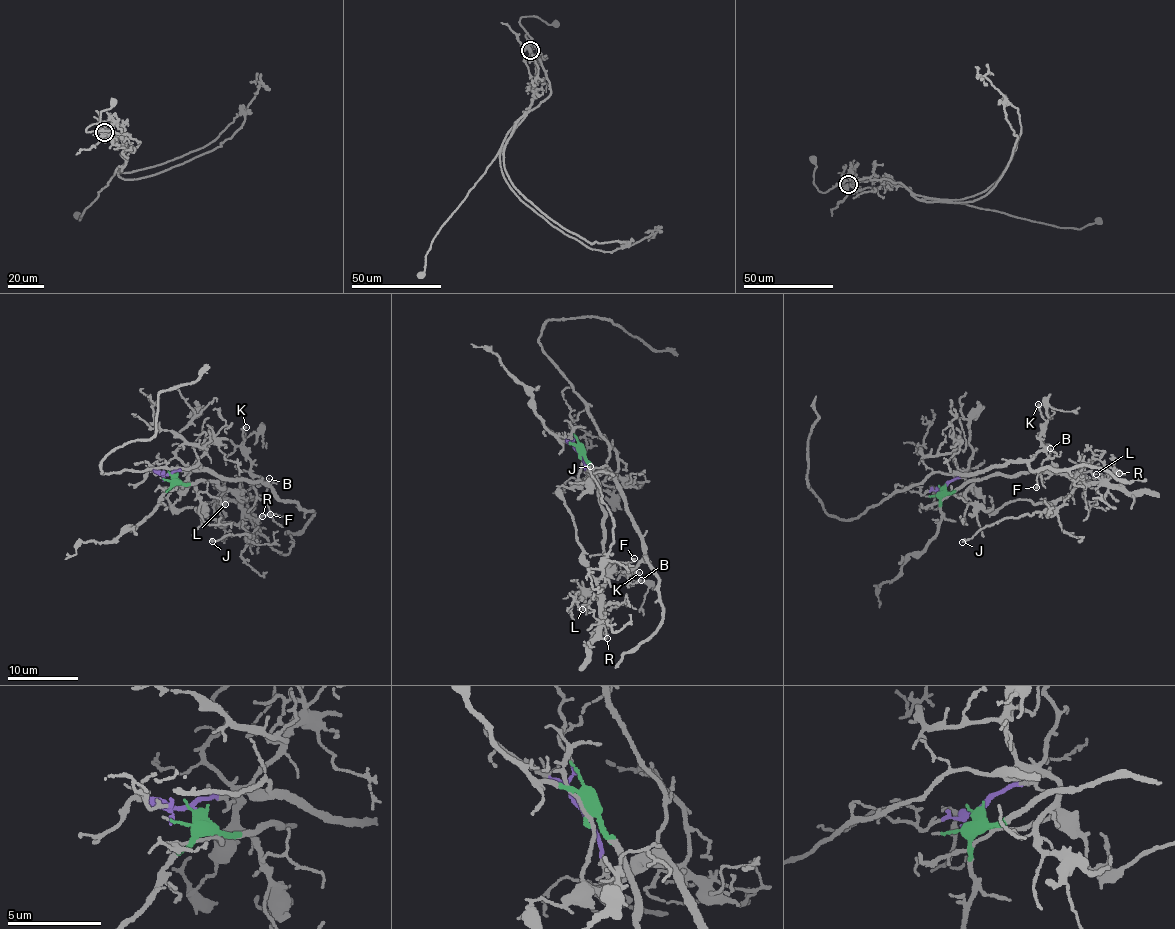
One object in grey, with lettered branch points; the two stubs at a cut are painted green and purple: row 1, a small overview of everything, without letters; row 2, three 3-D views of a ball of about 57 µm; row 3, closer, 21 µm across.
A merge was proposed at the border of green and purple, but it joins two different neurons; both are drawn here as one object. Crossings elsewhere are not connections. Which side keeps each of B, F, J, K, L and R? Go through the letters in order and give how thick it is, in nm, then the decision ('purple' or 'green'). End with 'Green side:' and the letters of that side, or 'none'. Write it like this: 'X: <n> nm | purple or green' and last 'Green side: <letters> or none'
B: 120 nm | purple
F: 120 nm | purple
J: 170 nm | green
K: 150 nm | purple
L: 120 nm | green
R: 130 nm | green
Green side: J, L, R

